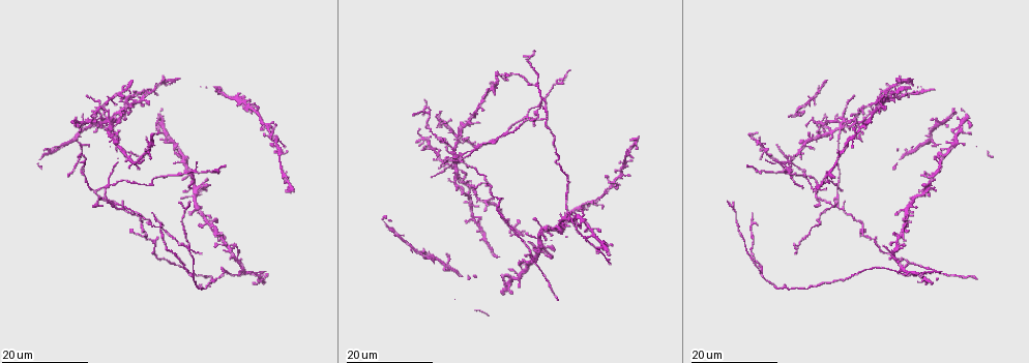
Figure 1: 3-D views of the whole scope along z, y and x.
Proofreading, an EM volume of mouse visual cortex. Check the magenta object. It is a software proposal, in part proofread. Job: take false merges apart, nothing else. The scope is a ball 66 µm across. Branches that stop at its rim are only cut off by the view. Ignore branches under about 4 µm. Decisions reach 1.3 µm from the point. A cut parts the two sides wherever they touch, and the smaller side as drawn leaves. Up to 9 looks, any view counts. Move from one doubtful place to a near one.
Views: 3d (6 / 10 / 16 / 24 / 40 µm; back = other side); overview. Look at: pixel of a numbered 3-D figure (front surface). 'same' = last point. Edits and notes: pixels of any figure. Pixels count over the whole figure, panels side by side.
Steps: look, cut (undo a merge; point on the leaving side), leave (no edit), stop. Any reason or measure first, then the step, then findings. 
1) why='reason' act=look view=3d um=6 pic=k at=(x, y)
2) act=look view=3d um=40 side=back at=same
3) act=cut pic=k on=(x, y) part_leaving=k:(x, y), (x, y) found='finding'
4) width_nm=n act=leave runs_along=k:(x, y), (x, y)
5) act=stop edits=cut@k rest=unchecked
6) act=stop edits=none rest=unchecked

why='two arms at a narrow angle' act=look view=3d um=24 pic=1 at=(83, 164)

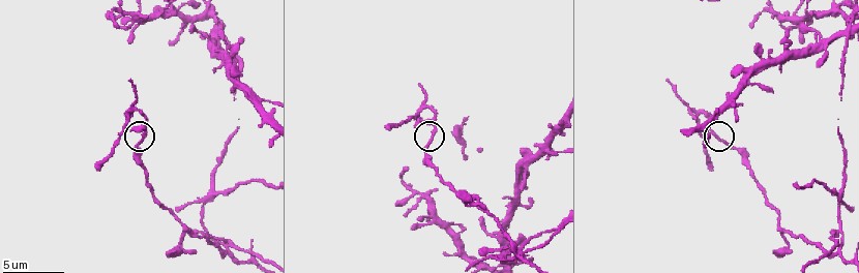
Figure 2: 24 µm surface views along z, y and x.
act=look view=3d um=10 pic=2 at=(145, 131)

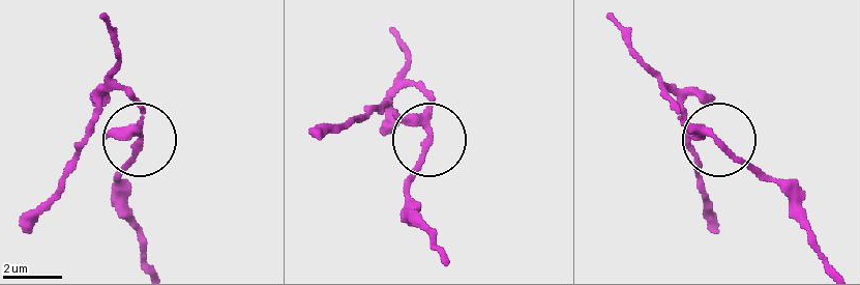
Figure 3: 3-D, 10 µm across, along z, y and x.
act=leave runs_along=3:(444, 256), (407, 190), (430, 103), (402, 74) found='one neuron here'

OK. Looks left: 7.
why='a fork' act=look view=3d um=16 pic=2 at=(213, 192)

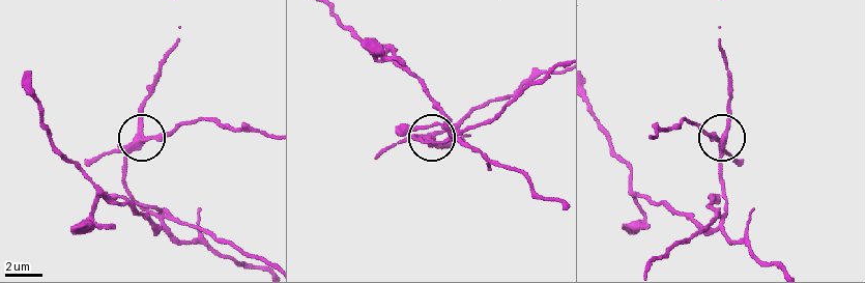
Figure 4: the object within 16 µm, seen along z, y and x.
why='from behind' act=look view=3d um=16 side=back pic=4 at=(143, 139)

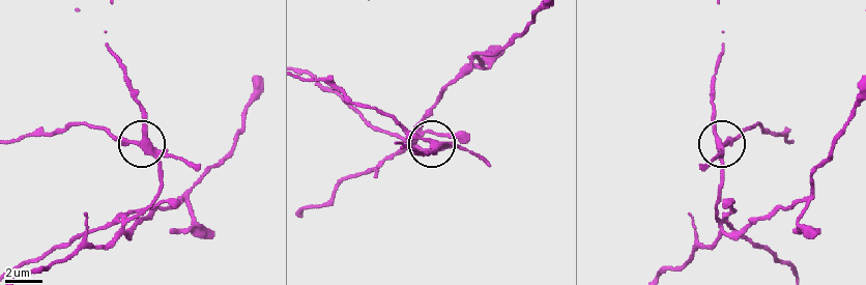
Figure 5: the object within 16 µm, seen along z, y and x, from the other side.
side_arm_um=8 act=cut pic=5 on=(175, 157) part_leaving=5:(146, 146), (115, 140), (102, 130), (79, 123), (13, 139) found='two neurons meet here'

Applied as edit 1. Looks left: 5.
why='four or more arms meet' act=look view=3d um=16 pic=2 at=(518, 254)

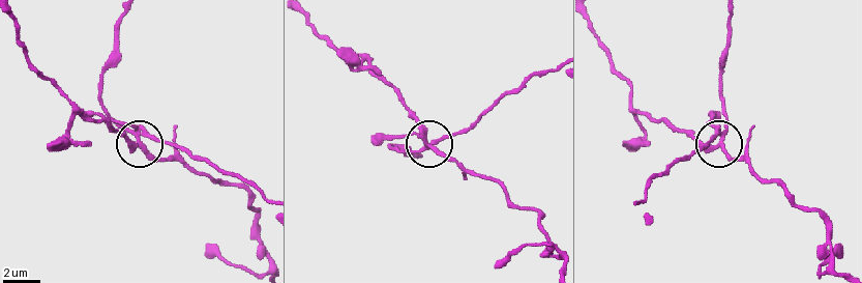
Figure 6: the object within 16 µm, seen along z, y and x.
act=look view=3d um=16 side=back pic=6 at=(718, 145)

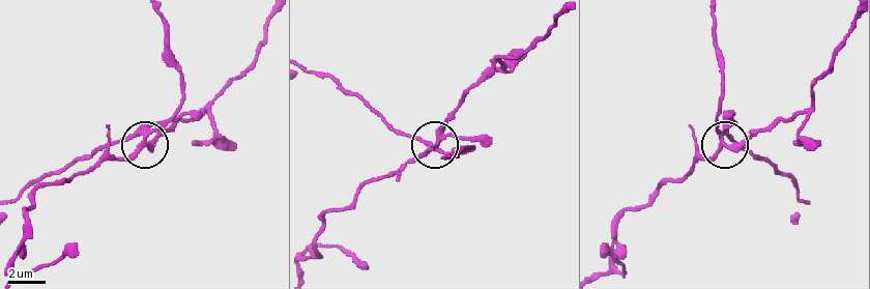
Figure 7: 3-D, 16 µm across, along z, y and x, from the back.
side_arm_um=26 act=cut pic=7 on=(457, 137) part_leaving=7:(435, 145), (395, 132), (363, 100), (330, 79), (307, 71) found='two neurons meet here'

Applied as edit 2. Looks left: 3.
act=look view=3d um=6 pic=2 at=(846, 37)

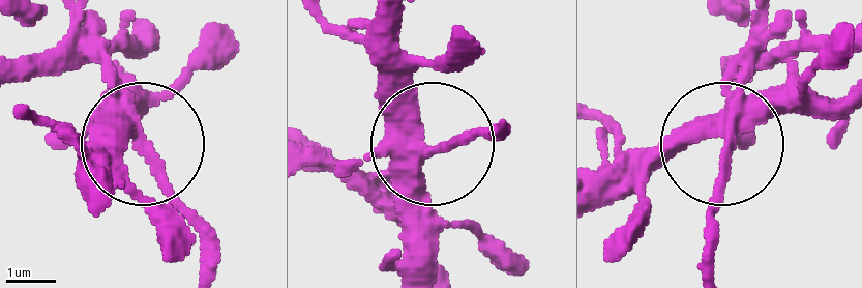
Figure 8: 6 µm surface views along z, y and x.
act=leave found='all the same neuron'

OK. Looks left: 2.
act=stop edits=cut@5,cut@7 rest=unchecked

